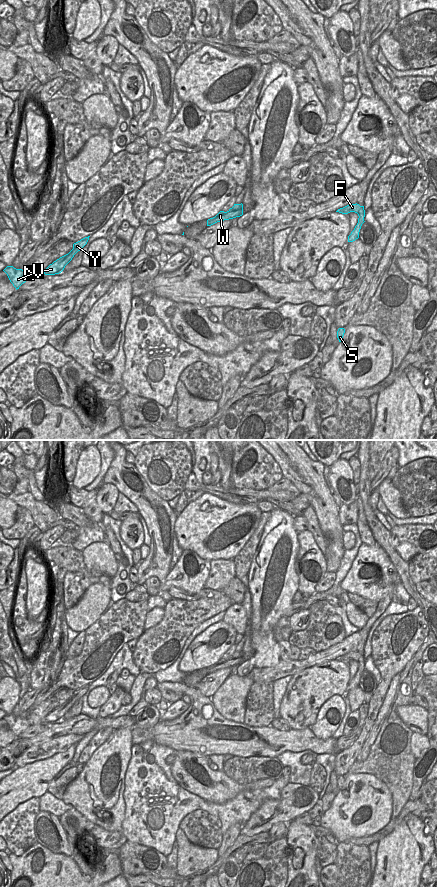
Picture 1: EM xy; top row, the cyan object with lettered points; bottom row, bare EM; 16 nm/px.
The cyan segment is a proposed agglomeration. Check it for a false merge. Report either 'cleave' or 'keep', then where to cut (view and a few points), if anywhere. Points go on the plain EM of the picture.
cleave; cut in xy along (358, 669), (360, 674)

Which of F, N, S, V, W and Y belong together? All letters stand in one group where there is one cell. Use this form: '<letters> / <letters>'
F N V W Y / S

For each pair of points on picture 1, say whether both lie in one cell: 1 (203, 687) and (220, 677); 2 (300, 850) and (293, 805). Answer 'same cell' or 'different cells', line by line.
1: same cell
2: different cells

